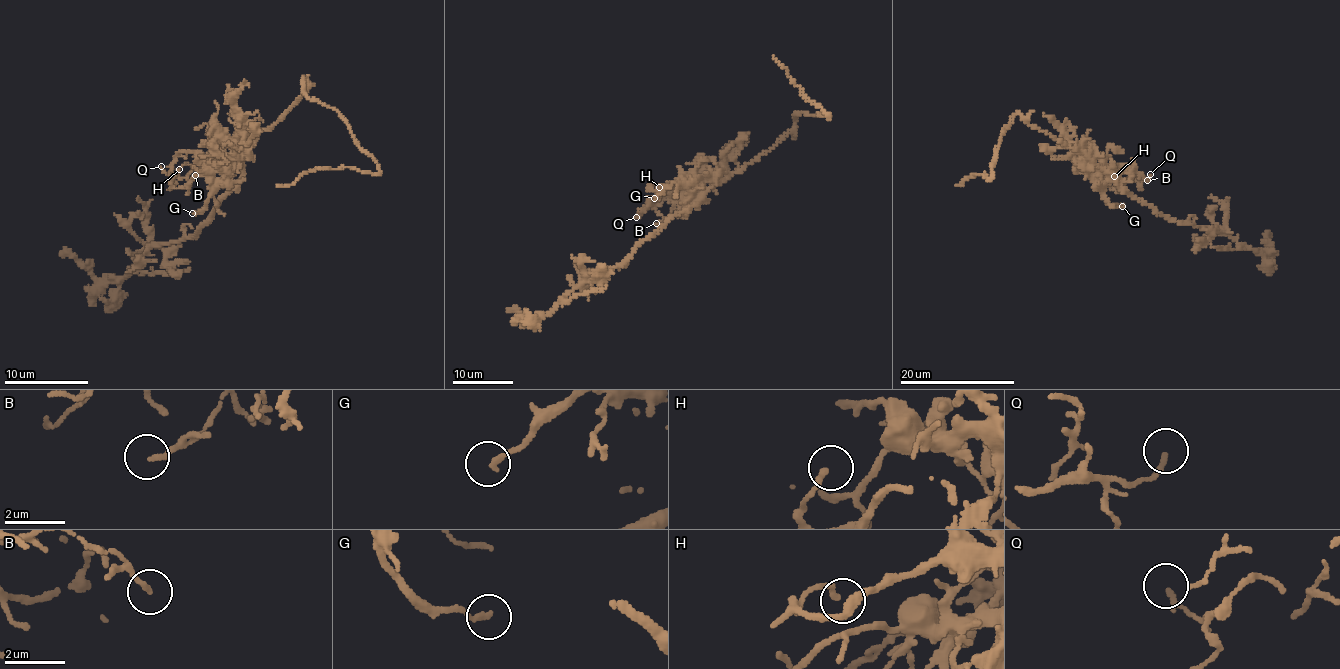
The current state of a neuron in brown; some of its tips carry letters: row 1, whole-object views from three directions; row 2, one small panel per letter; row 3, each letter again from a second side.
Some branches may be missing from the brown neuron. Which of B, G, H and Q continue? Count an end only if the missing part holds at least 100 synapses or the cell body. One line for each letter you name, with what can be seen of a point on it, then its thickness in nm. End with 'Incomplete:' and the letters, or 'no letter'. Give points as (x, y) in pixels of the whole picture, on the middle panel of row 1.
Incomplete: no letter

